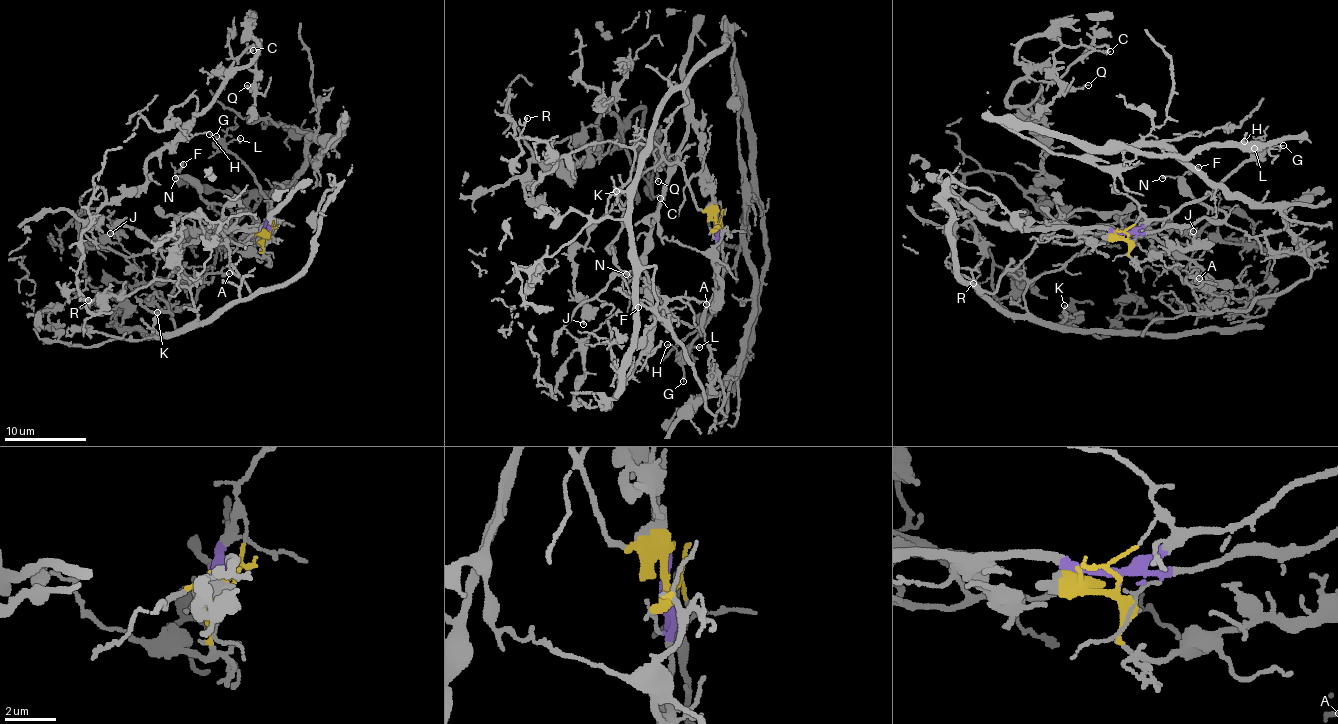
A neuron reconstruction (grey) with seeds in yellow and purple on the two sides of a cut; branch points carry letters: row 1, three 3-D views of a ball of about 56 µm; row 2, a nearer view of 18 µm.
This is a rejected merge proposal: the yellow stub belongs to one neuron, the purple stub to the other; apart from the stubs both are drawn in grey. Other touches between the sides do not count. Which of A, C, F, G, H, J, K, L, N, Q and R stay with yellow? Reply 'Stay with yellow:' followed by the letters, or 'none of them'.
Stay with yellow: A, C, J, K, Q, R

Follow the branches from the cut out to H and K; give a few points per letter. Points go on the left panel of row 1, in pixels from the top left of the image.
H: (266, 234), (265, 222), (269, 216), (267, 200), (260, 192), (257, 179), (209, 134)
K: (266, 234), (244, 245), (226, 241), (230, 269), (247, 300), (168, 334), (154, 327), (157, 311)

